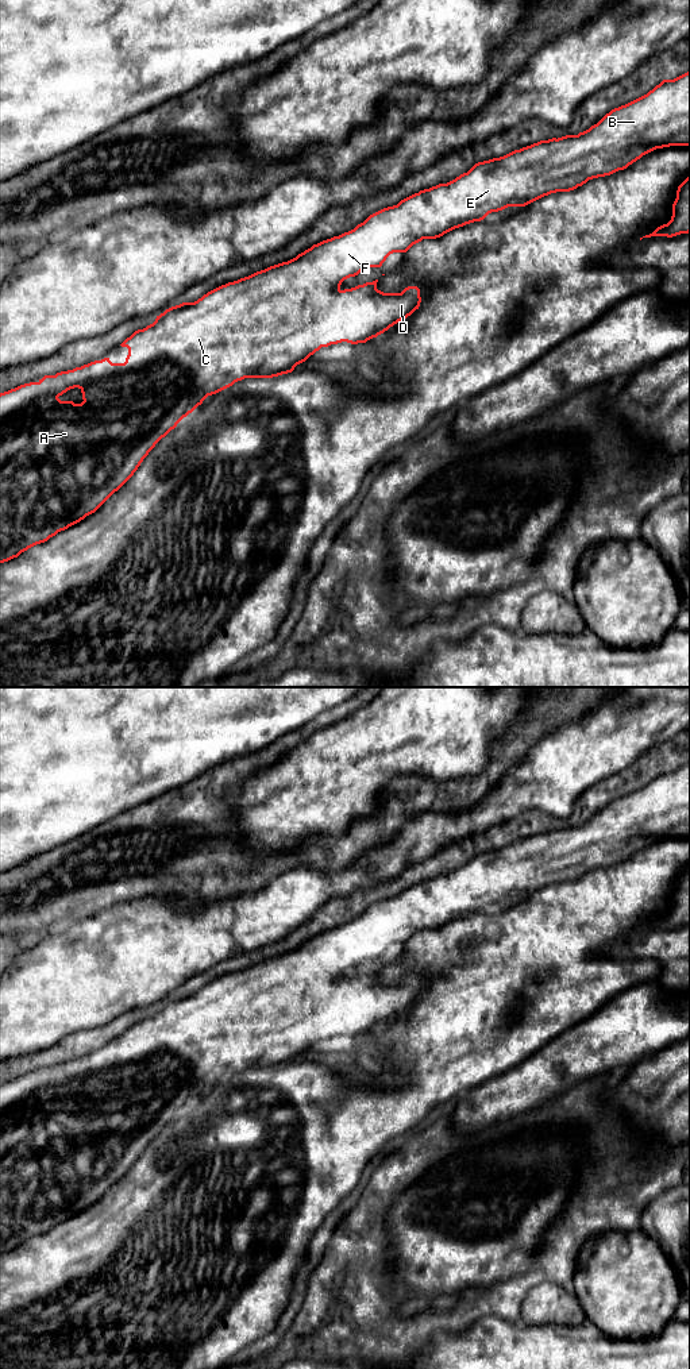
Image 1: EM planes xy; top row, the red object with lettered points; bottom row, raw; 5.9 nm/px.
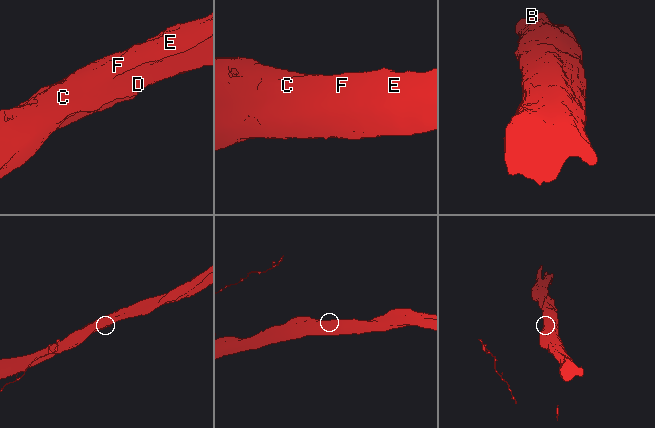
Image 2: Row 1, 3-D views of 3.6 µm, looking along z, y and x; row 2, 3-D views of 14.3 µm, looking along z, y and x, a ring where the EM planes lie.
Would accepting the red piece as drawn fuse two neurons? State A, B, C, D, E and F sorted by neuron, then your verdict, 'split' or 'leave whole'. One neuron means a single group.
groups A B C D E F; leave whole

